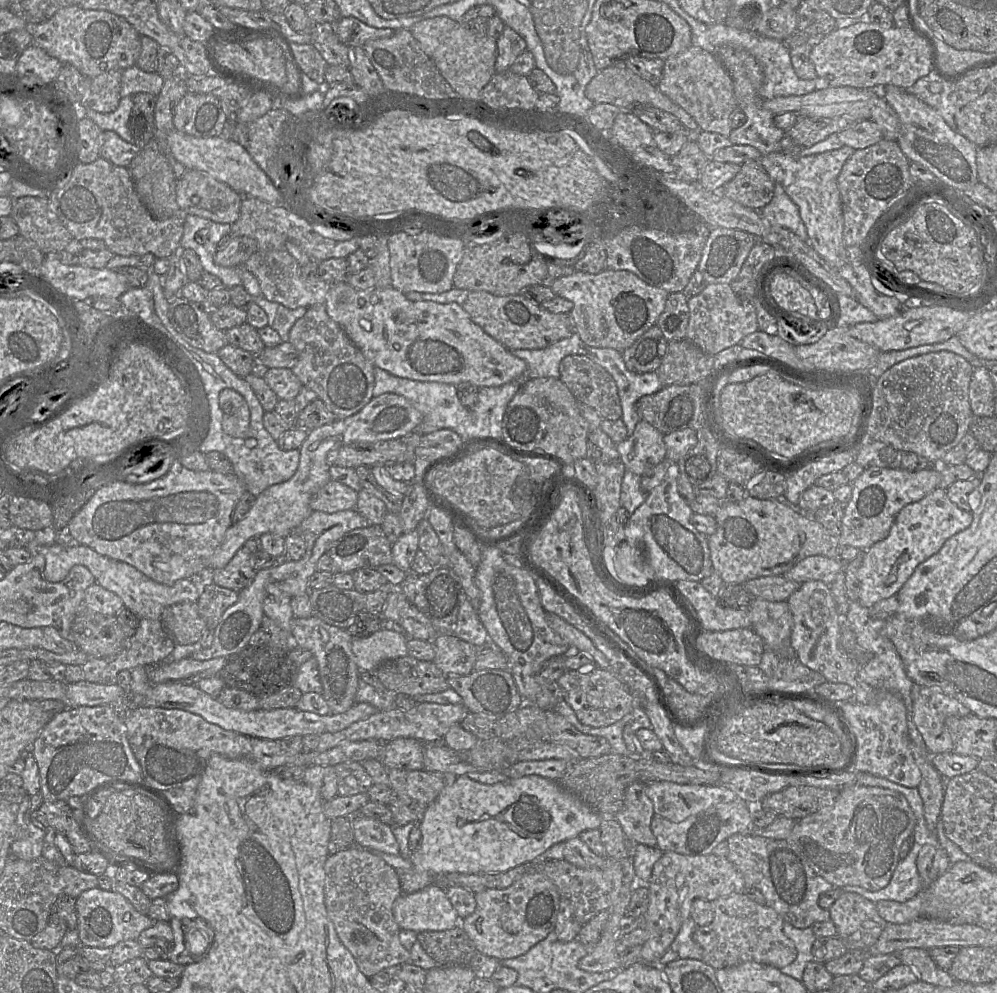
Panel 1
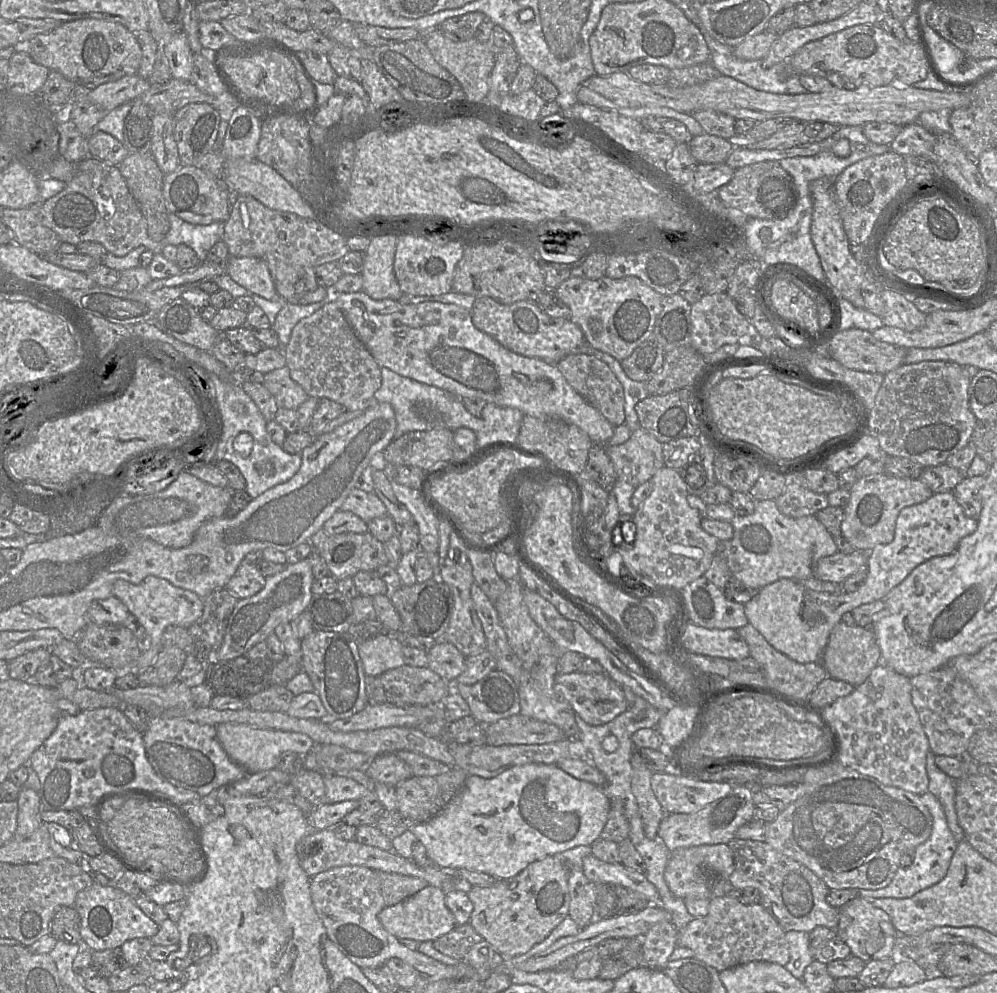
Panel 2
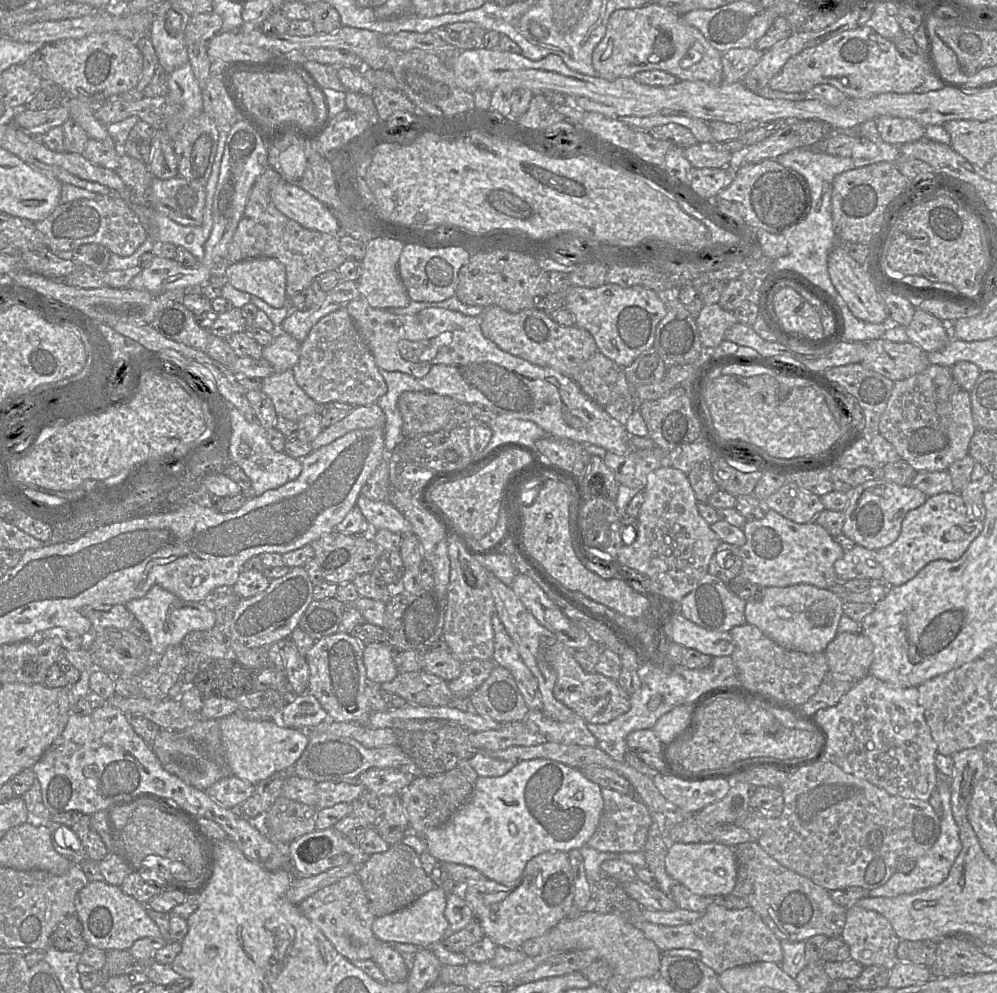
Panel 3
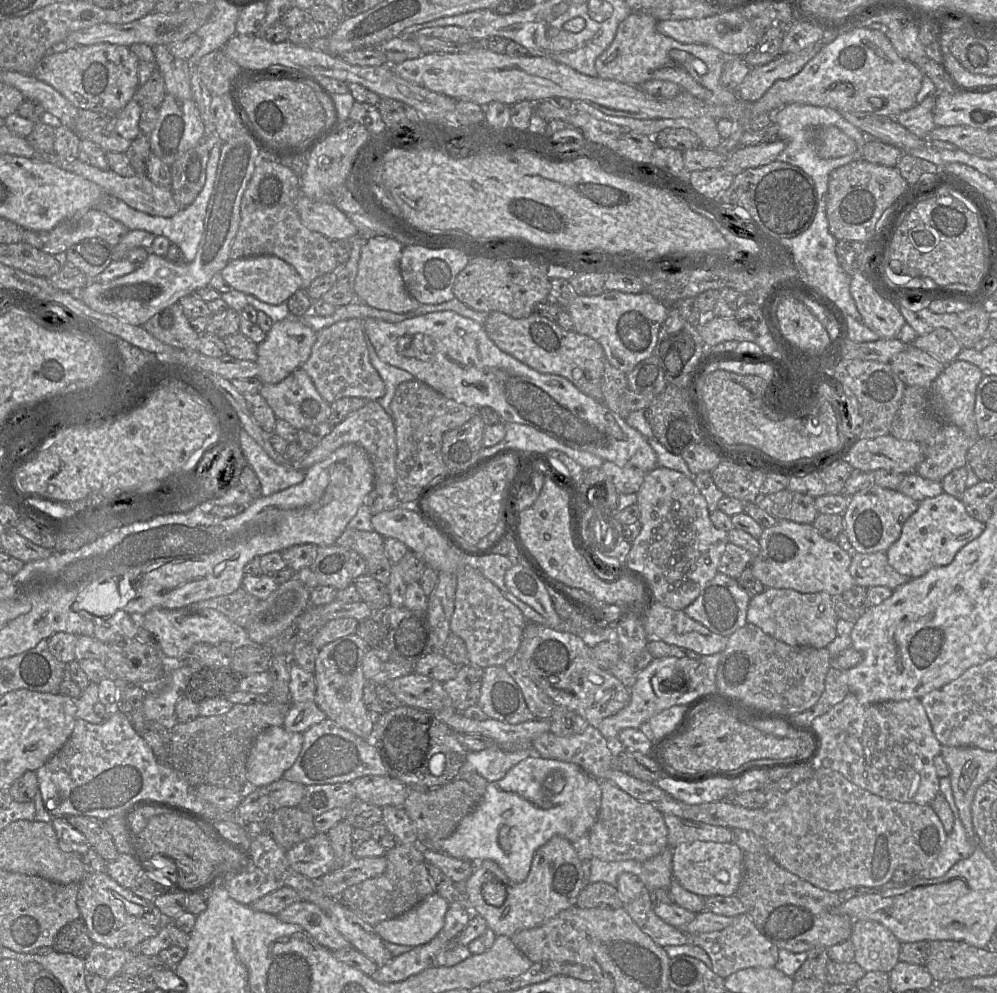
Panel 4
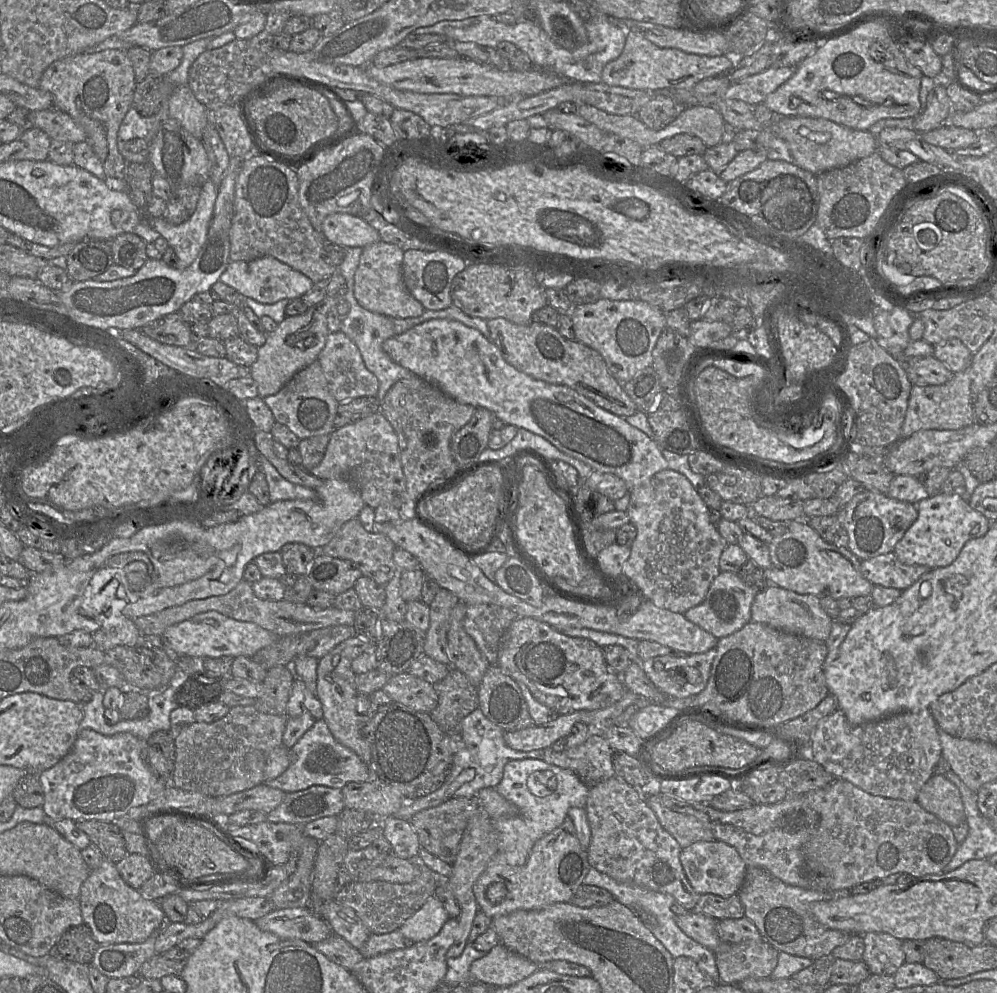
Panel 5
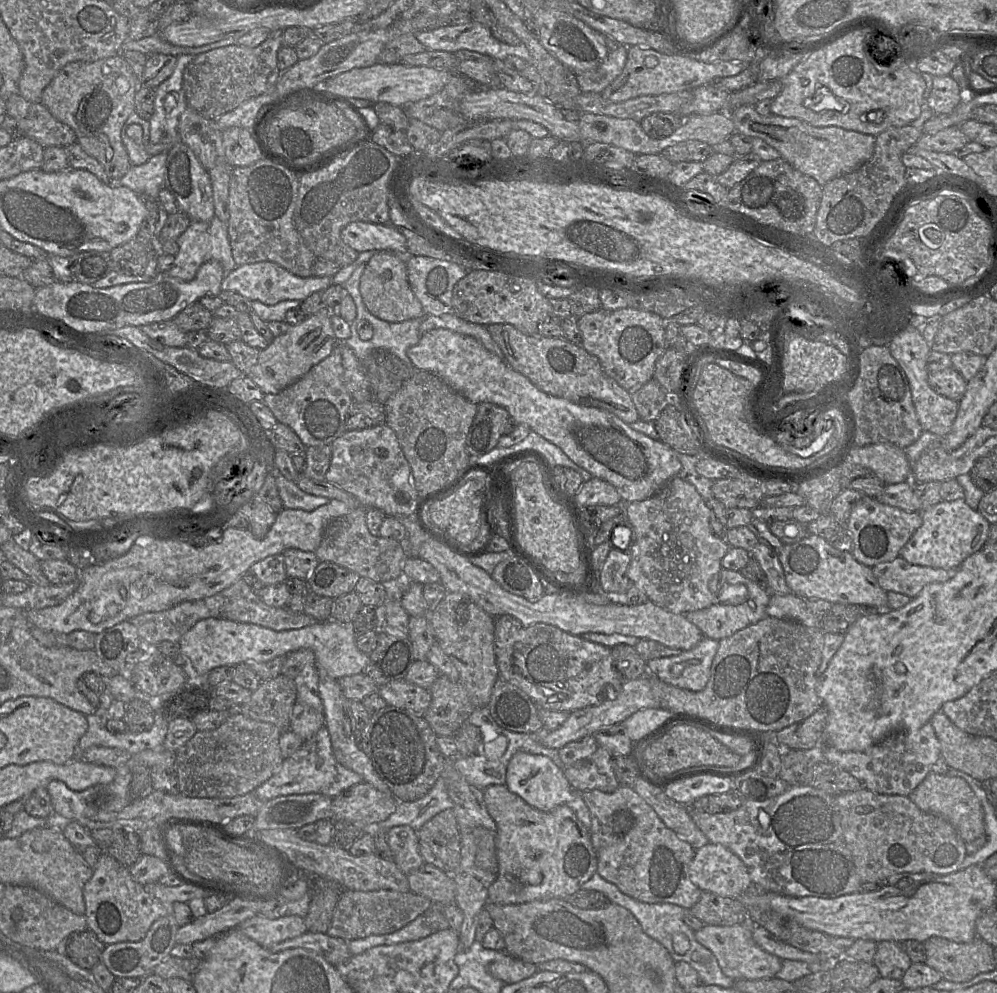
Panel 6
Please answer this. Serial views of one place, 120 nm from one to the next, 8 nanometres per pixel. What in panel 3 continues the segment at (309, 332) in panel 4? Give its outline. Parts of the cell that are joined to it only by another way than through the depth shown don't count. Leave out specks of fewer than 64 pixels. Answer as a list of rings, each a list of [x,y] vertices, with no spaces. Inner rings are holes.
[[[276,329],[270,345],[263,347],[262,358],[267,360],[273,373],[292,369],[299,360],[301,343],[291,335]]]

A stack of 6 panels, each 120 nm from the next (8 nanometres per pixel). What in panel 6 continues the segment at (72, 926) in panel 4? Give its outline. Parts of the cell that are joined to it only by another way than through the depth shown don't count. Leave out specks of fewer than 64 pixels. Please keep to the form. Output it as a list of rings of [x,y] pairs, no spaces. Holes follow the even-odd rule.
[[[85,929],[66,938],[65,955],[79,967],[91,970],[101,961],[105,947],[92,930]]]

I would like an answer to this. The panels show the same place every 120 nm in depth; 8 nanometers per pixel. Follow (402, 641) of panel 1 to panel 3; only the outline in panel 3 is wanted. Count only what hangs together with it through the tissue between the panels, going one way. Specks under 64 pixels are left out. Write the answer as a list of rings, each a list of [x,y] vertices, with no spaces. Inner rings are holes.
[[[371,643],[363,648],[363,661],[370,681],[382,684],[398,674],[393,661],[394,650],[387,643]]]

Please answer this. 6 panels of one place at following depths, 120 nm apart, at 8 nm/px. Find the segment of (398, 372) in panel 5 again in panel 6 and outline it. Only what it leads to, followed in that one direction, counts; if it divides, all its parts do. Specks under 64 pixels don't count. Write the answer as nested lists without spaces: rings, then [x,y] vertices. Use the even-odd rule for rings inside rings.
[[[365,265],[358,266],[350,278],[345,282],[343,287],[347,291],[347,293],[352,297],[355,306],[356,306],[356,317],[355,319],[349,323],[351,335],[348,339],[345,341],[339,341],[344,342],[345,345],[347,345],[355,354],[357,359],[359,360],[360,364],[361,361],[365,361],[365,359],[375,350],[377,349],[386,349],[387,351],[392,352],[395,354],[405,365],[407,365],[409,368],[414,368],[411,361],[407,357],[407,350],[408,348],[416,345],[422,334],[420,334],[420,325],[422,322],[422,318],[414,318],[411,320],[398,322],[398,323],[388,323],[386,321],[380,320],[373,316],[365,307],[360,291],[359,291],[359,284],[360,284],[360,278],[364,271]],[[362,323],[367,323],[368,325],[365,325],[363,327],[363,330],[366,327],[371,327],[371,337],[368,340],[362,340],[360,338],[360,325]]]

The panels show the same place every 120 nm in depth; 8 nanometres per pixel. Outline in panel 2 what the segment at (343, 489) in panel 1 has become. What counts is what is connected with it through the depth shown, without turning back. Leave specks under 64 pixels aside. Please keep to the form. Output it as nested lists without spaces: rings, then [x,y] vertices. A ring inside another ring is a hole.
[[[357,488],[351,490],[340,510],[354,513],[365,523],[388,515],[386,506],[374,492],[365,492]]]

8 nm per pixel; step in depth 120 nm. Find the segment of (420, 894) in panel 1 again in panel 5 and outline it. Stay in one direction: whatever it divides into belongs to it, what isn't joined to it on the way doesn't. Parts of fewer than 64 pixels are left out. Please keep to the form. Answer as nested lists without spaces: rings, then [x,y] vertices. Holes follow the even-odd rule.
[[[433,895],[398,930],[415,944],[438,934],[448,918],[441,901]]]

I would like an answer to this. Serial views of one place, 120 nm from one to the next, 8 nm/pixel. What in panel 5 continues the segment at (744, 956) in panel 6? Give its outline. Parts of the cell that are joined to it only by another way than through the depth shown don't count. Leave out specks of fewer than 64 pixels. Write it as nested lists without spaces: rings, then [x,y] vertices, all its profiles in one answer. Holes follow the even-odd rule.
[[[690,912],[684,916],[675,915],[675,920],[687,936],[713,952],[722,943],[716,931],[718,921],[714,918]]]

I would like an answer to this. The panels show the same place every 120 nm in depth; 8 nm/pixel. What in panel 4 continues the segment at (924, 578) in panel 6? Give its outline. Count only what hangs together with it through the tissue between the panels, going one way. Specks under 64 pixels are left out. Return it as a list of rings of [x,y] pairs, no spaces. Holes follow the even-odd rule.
[[[853,552],[849,573],[854,579],[855,584],[865,588],[884,586],[895,590],[914,579],[898,573],[891,567],[885,552]]]

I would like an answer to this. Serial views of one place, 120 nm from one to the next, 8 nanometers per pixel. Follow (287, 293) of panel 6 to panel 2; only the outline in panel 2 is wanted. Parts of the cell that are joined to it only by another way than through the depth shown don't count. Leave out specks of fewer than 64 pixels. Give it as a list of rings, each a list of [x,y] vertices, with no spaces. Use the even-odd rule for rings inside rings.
[[[230,257],[228,259],[227,274],[239,285],[253,294],[267,300],[277,300],[278,294],[271,278],[267,263],[258,257]]]

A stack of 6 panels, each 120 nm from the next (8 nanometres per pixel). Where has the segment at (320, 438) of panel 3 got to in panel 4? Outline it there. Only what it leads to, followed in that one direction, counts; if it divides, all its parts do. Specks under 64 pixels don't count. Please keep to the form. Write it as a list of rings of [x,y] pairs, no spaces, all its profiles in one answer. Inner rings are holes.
[[[368,401],[366,405],[349,414],[342,422],[333,427],[315,448],[307,452],[297,465],[293,466],[306,471],[312,465],[323,461],[335,450],[347,444],[358,445],[367,452],[374,469],[375,484],[395,484],[397,477],[395,427],[391,416],[377,401]]]

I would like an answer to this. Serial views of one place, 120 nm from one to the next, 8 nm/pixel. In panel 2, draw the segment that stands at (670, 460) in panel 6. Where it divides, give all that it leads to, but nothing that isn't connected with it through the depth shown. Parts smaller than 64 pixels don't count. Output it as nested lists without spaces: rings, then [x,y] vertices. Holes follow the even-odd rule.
[[[364,291],[333,294],[334,302],[375,359],[378,366],[443,389],[458,398],[480,398],[487,403],[520,410],[524,415],[538,419],[559,419],[583,430],[594,444],[608,445],[614,434],[613,426],[602,414],[576,392],[559,371],[557,364],[517,354],[477,329],[469,310],[455,304],[422,302],[402,304],[398,300],[374,300]]]

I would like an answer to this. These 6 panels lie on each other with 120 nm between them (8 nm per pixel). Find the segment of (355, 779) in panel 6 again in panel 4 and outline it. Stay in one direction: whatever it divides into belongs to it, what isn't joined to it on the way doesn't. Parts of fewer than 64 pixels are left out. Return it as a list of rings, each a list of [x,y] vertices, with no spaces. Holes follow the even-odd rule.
[[[326,718],[303,733],[300,754],[294,764],[283,774],[283,778],[309,786],[352,782],[366,775],[388,775],[377,748],[370,740],[363,739]]]

